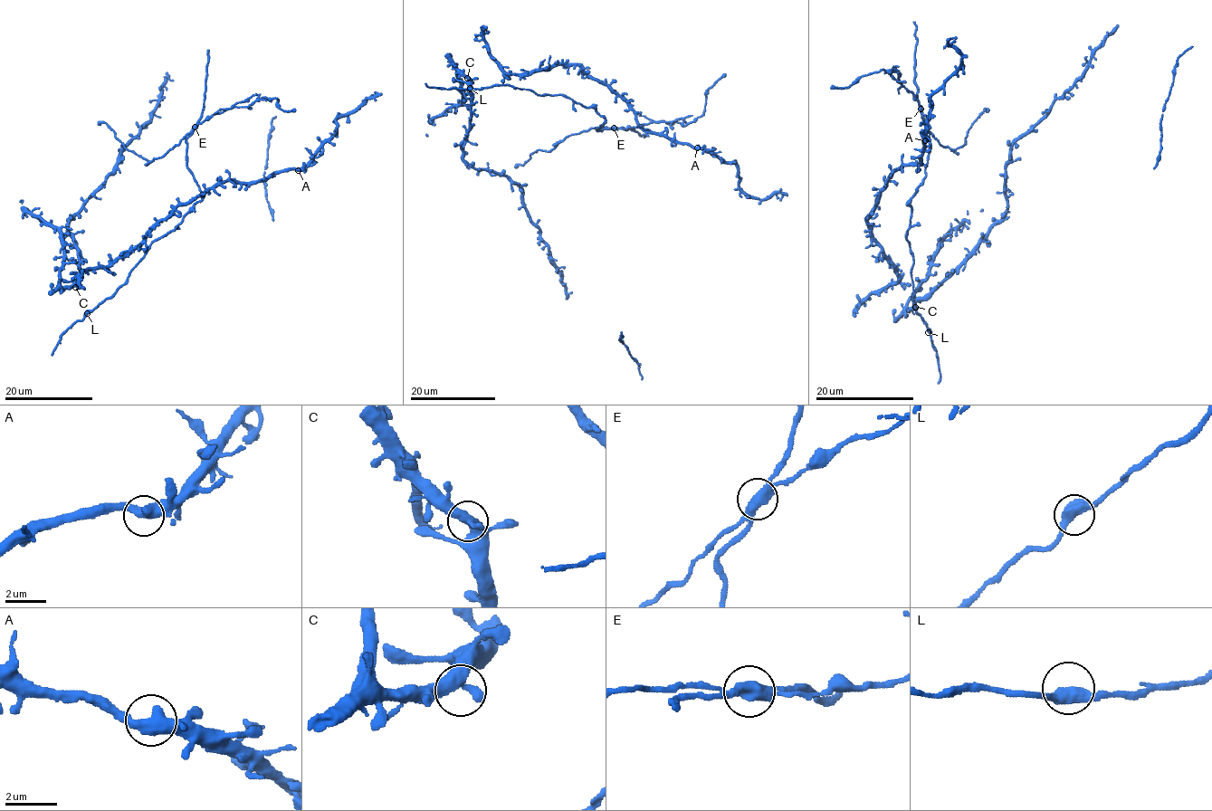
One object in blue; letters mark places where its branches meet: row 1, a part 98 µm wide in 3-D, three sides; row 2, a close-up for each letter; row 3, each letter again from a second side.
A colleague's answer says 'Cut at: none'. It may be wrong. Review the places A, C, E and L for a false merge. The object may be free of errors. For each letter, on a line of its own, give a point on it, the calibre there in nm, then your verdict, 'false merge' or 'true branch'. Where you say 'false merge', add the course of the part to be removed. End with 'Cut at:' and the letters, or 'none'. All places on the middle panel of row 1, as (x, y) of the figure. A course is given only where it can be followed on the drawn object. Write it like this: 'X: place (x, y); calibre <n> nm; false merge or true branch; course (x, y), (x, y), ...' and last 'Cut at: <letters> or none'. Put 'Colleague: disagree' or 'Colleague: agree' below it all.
A: place (697, 147); calibre 500 nm; true branch
C: place (467, 78); calibre 440 nm; true branch
E: place (614, 128); calibre 500 nm; false merge; course (614, 128), (634, 128), (681, 118), (684, 126), (694, 122), (703, 113), (706, 94), (710, 88), (725, 74)
L: place (470, 88); calibre 480 nm; true branch
Cut at: E
Colleague: disagree

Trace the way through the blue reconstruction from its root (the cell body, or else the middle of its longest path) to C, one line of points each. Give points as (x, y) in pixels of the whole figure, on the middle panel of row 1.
C: (469, 119), (471, 97), (467, 78)

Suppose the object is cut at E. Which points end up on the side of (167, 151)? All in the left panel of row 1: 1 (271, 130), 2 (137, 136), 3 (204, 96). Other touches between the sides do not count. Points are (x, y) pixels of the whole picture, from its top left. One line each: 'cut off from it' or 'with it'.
1: cut off from it
2: cut off from it
3: cut off from it

